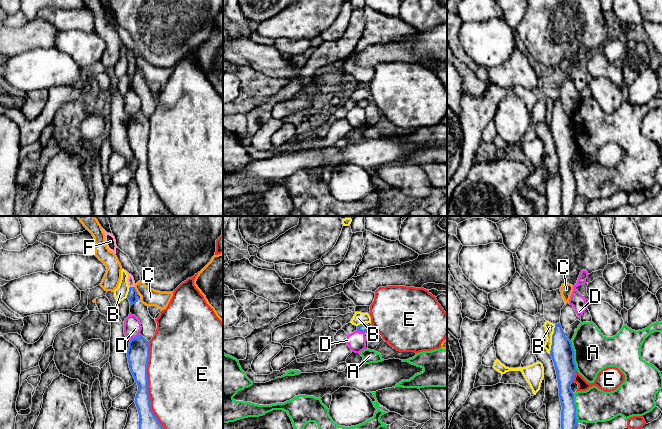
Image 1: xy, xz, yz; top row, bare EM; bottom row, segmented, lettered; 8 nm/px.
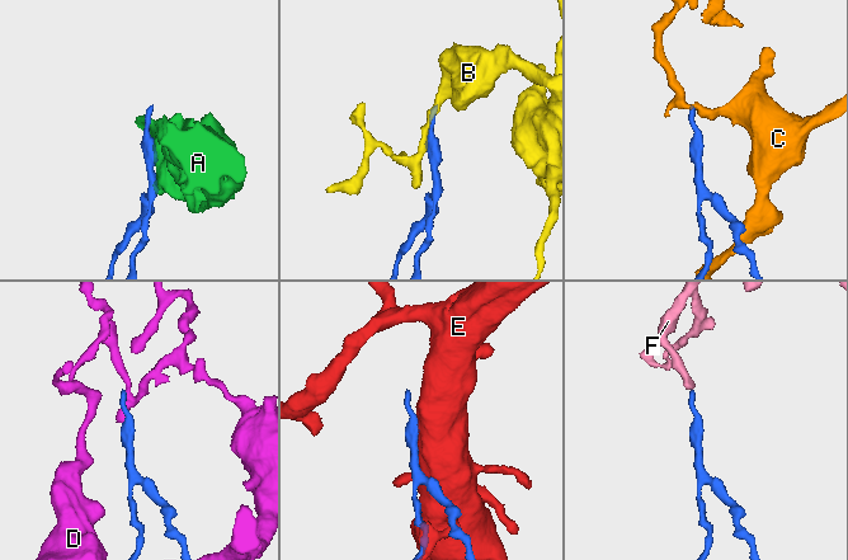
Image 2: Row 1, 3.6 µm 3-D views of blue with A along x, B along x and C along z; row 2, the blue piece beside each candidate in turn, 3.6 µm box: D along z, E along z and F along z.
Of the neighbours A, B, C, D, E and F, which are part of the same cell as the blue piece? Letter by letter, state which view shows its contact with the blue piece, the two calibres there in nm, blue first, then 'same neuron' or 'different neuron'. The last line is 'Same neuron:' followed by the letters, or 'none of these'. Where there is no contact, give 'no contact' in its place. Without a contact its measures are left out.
A: contact in yz; calibres 190 and 320 nm; different neuron
B: contact in yz; calibres 190 and 80 nm; different neuron
C: contact in xy; calibres 80 and 140 nm; different neuron
D: contact in xy; calibres 180 and 140 nm; different neuron
E: contact in xy; calibres 160 and 480 nm; different neuron
F: contact in xy; calibres 80 and 60 nm; same neuron
Same neuron: F

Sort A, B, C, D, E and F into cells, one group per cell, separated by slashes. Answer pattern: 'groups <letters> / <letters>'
groups A / B / C / D / E / F

